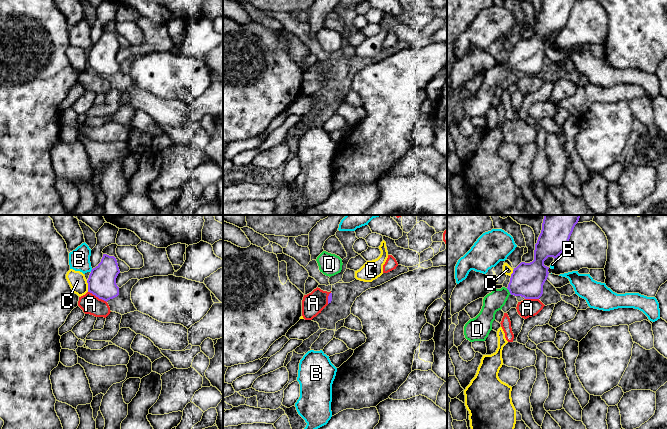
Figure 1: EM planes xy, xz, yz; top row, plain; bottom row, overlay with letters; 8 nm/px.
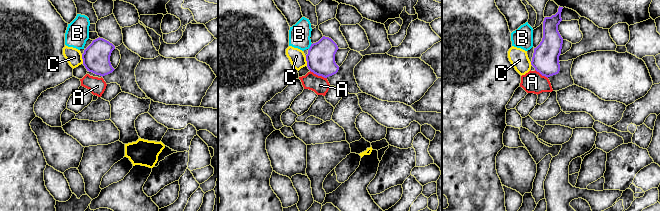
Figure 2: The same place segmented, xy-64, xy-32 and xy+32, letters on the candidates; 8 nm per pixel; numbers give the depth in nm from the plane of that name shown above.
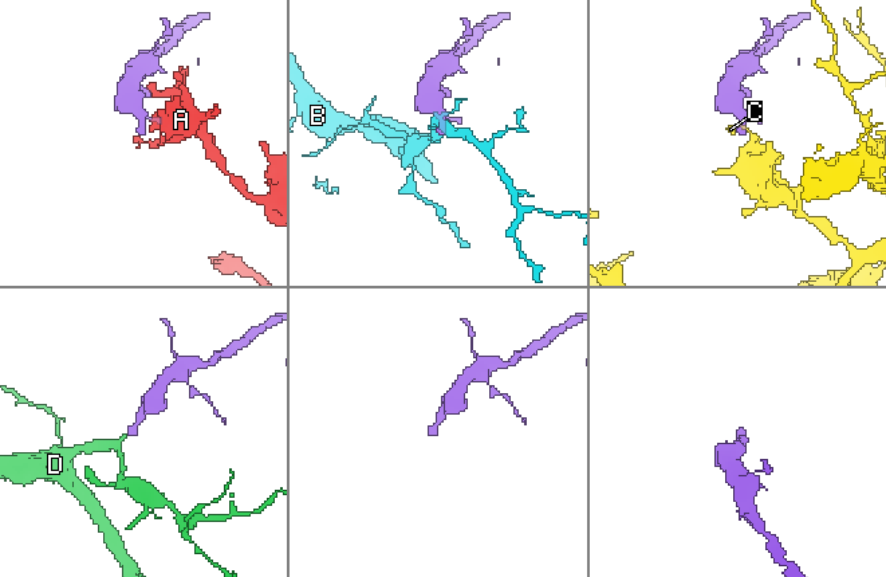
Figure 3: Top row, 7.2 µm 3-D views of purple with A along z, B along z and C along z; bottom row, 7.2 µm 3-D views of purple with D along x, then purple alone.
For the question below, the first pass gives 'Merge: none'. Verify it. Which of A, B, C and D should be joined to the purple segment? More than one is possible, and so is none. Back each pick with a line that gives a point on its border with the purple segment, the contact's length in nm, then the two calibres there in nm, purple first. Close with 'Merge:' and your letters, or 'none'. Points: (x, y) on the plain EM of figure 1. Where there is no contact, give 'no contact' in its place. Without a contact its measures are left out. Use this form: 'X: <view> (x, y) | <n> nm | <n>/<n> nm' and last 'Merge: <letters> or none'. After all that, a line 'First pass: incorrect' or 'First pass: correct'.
D: yz (509, 67) | 70 nm | 260/160 nm
Merge: D
First pass: incorrect

